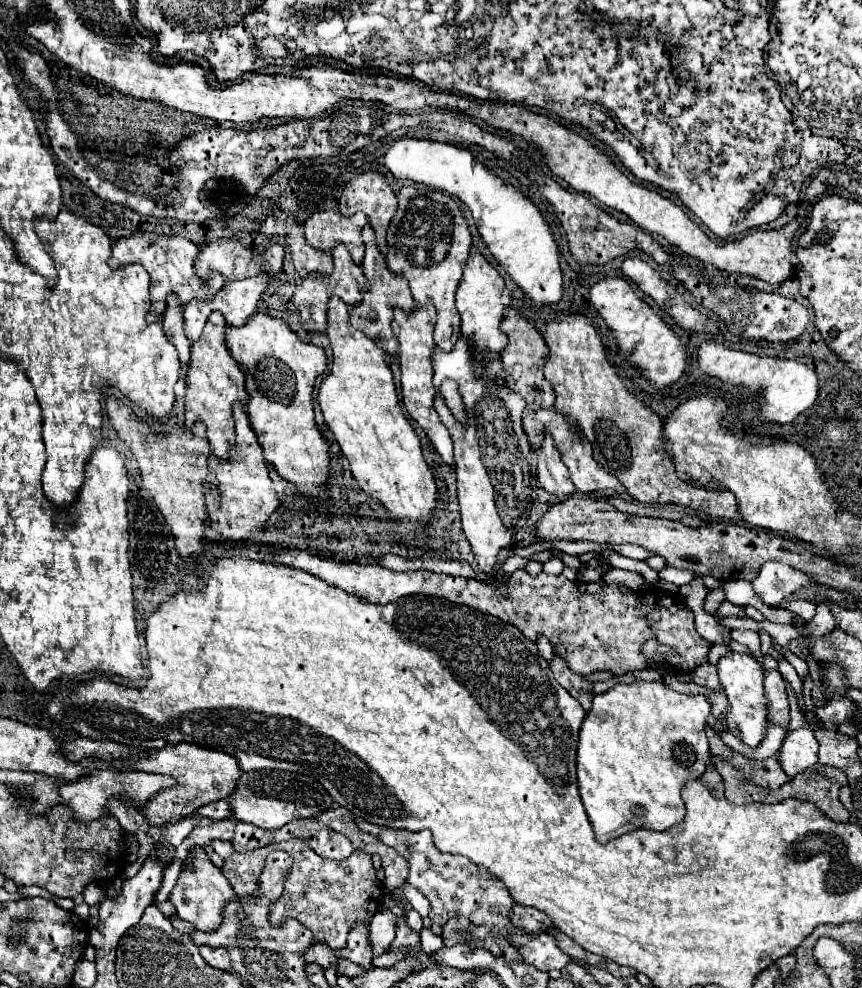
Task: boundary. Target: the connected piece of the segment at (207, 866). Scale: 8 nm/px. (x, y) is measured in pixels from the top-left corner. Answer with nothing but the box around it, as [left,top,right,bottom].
[168,847,234,931]

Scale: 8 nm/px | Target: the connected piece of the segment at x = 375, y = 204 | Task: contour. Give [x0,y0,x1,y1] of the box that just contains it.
[340,171,396,255]

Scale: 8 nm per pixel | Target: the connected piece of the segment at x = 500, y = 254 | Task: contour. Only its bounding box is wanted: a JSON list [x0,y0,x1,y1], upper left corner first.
[384,137,562,305]

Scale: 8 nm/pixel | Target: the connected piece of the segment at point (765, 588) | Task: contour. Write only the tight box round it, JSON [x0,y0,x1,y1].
[754,561,814,607]

